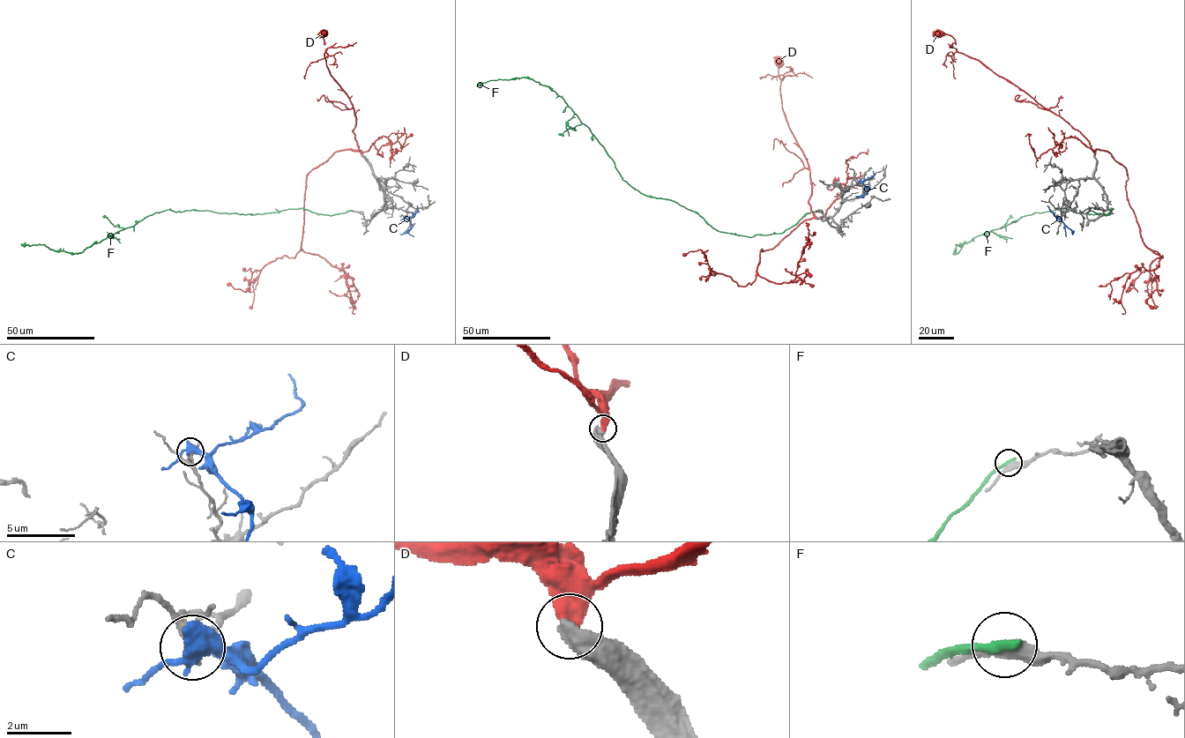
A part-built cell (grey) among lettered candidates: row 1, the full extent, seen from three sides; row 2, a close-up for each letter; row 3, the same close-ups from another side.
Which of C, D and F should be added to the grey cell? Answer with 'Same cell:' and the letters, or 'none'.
Same cell: D

